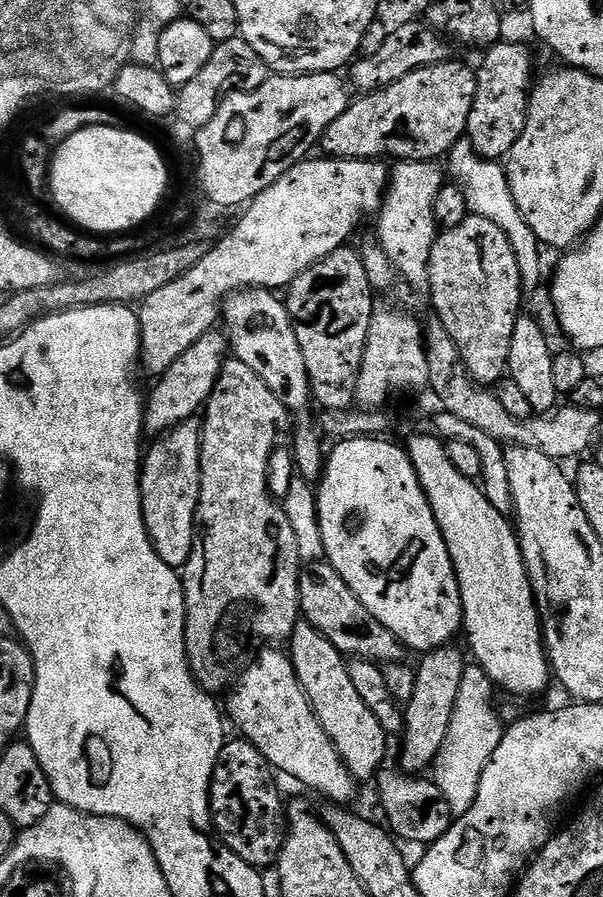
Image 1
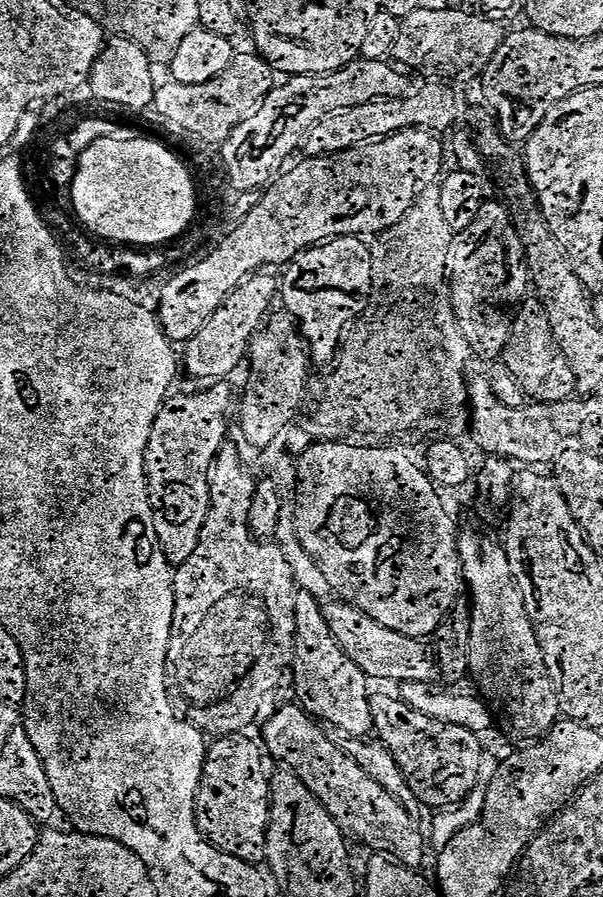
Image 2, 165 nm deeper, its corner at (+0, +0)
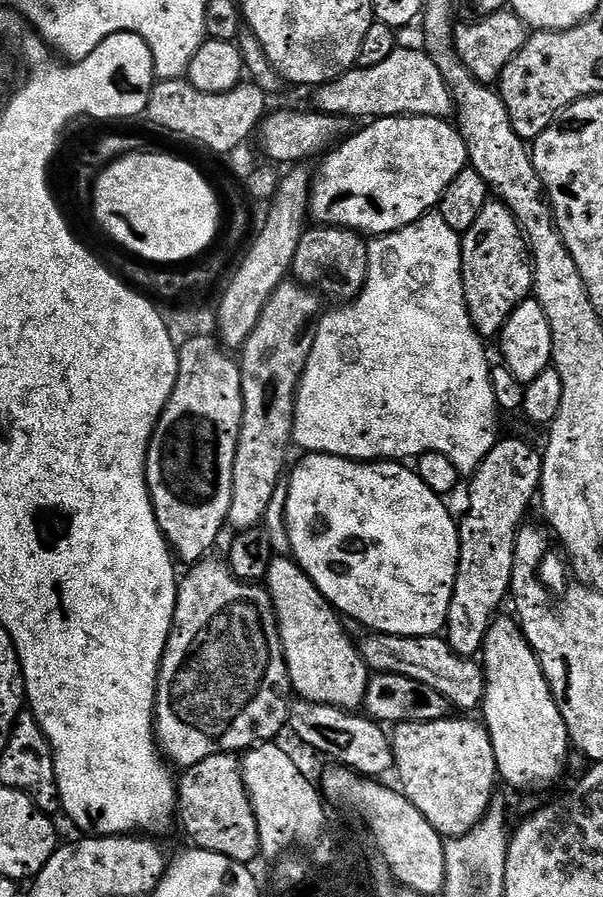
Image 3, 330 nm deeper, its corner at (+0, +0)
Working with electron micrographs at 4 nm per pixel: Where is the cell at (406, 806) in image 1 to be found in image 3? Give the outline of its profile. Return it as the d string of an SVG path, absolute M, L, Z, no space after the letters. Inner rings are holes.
M296 703L291 705L288 724L290 732L292 728L293 734L302 743L309 744L314 751L329 756L332 759L329 761L345 768L351 768L353 772L359 772L361 776L384 778L387 772L393 771L396 759L392 753L392 741L389 733L377 721L367 715L335 708L329 704Z

